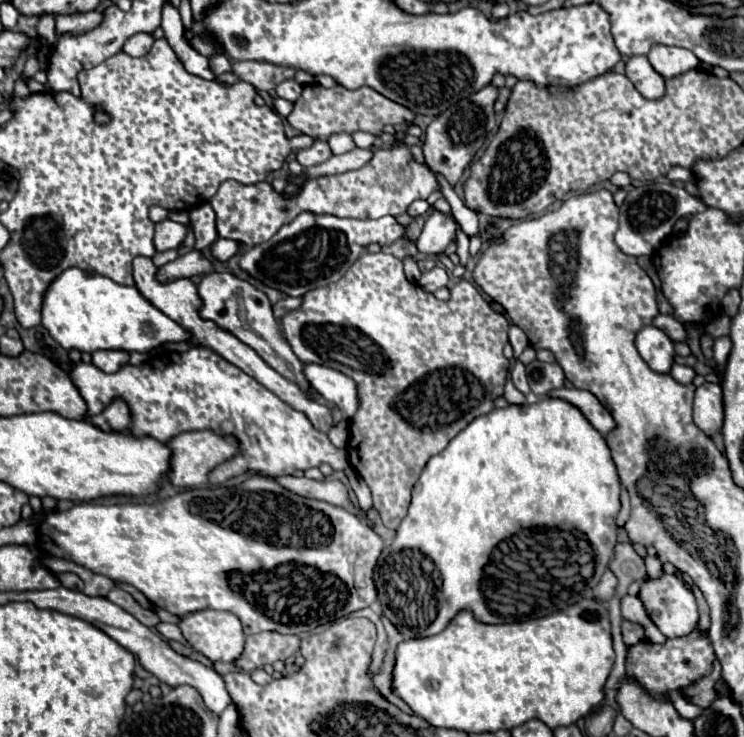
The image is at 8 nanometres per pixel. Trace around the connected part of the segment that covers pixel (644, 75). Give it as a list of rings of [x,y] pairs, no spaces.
[[[644,55],[632,57],[626,63],[626,77],[634,83],[634,87],[650,101],[656,101],[660,97],[664,97],[666,93],[666,83],[660,77],[660,73],[656,73],[652,69],[652,65],[648,63],[648,59]]]

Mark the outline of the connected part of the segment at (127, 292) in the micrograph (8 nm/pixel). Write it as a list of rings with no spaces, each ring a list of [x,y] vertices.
[[[68,267],[46,289],[42,301],[42,325],[48,329],[64,349],[96,351],[96,349],[122,349],[146,353],[164,343],[192,341],[192,333],[158,311],[146,297],[128,285],[120,285],[104,275]]]

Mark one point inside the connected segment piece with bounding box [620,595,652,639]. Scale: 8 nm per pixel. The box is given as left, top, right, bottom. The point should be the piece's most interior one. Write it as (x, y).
(632, 610)

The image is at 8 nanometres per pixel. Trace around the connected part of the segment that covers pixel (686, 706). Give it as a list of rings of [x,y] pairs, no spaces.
[[[672,693],[672,703],[674,703],[674,707],[678,709],[678,713],[680,713],[682,717],[690,719],[690,721],[694,721],[696,717],[700,717],[700,713],[702,713],[702,707],[690,703],[686,697],[680,697],[680,693]]]

